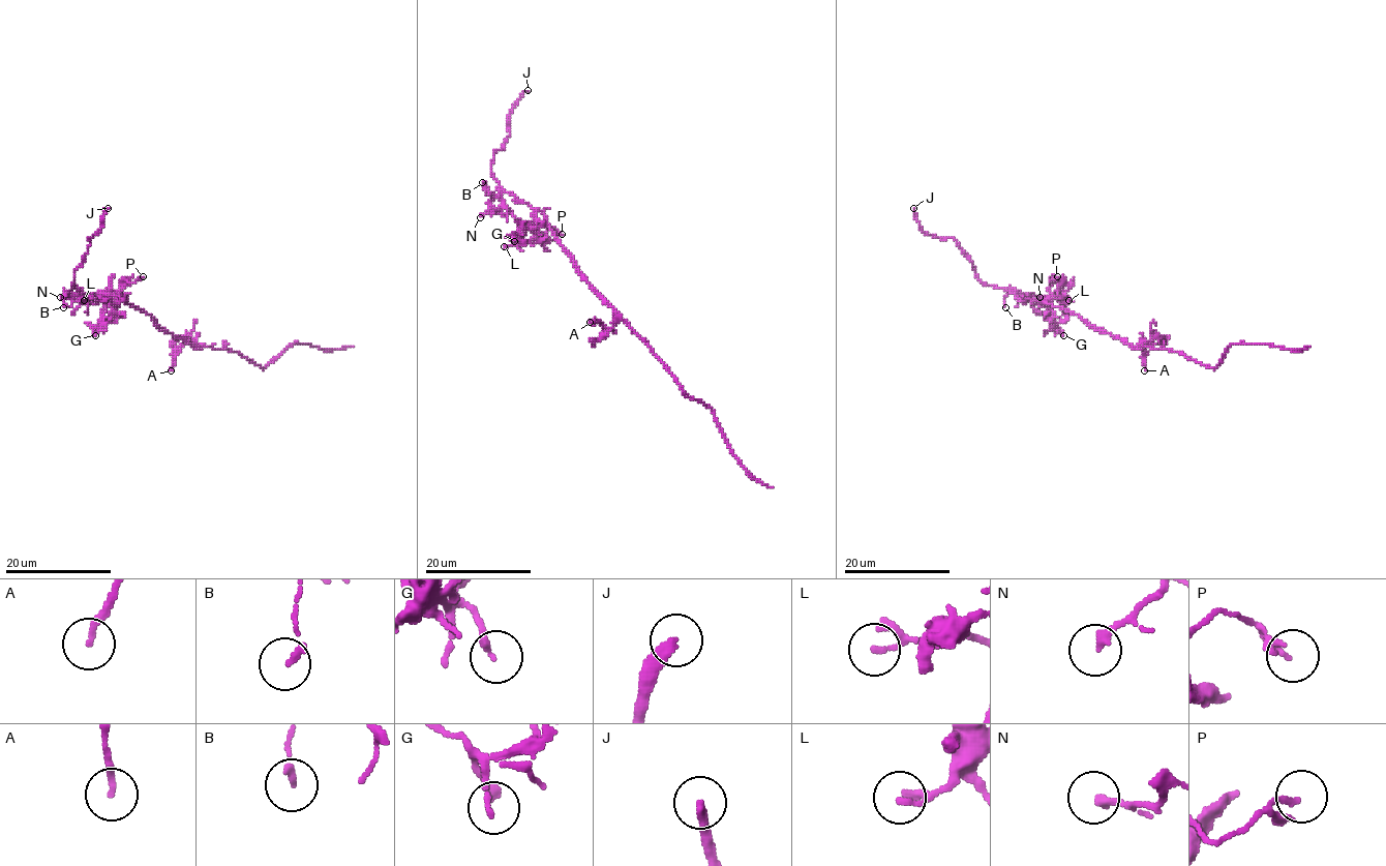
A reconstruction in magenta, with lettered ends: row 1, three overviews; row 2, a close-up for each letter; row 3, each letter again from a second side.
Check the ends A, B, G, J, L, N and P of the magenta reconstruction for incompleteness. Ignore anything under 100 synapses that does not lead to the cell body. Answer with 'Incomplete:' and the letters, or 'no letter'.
Incomplete: J

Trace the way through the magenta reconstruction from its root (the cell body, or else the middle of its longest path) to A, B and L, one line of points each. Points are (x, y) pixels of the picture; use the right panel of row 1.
A: (1105, 334), (1120, 337), (1133, 347), (1151, 344), (1143, 353), (1144, 370)
B: (1105, 334), (1071, 311), (1045, 302), (1034, 302), (1041, 302), (1049, 295), (1021, 298), (1008, 293), (1005, 307)
L: (1105, 334), (1071, 311), (1045, 302), (1034, 302), (1052, 295), (1068, 300)

